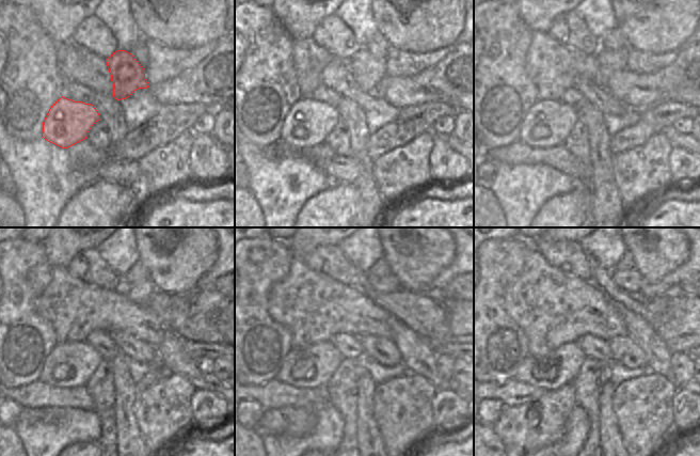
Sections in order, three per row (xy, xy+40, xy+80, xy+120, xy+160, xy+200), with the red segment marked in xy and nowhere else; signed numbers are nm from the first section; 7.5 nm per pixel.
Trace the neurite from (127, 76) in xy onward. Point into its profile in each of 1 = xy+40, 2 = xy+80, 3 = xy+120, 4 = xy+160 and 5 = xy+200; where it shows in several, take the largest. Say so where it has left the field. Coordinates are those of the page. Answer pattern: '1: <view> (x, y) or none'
1: xy+40 (367, 71)
2: xy+80 (615, 60)
3: xy+120 (139, 293)
4: xy+160 (388, 284)
5: xy+200 (631, 280)

